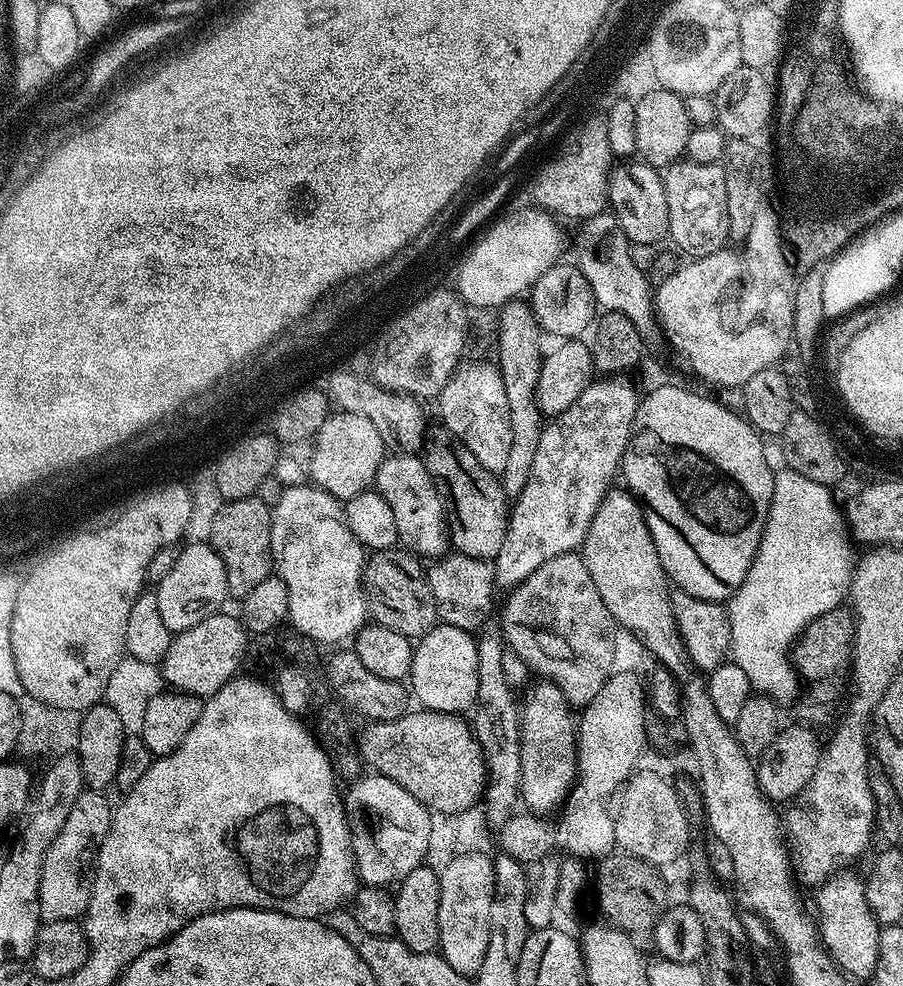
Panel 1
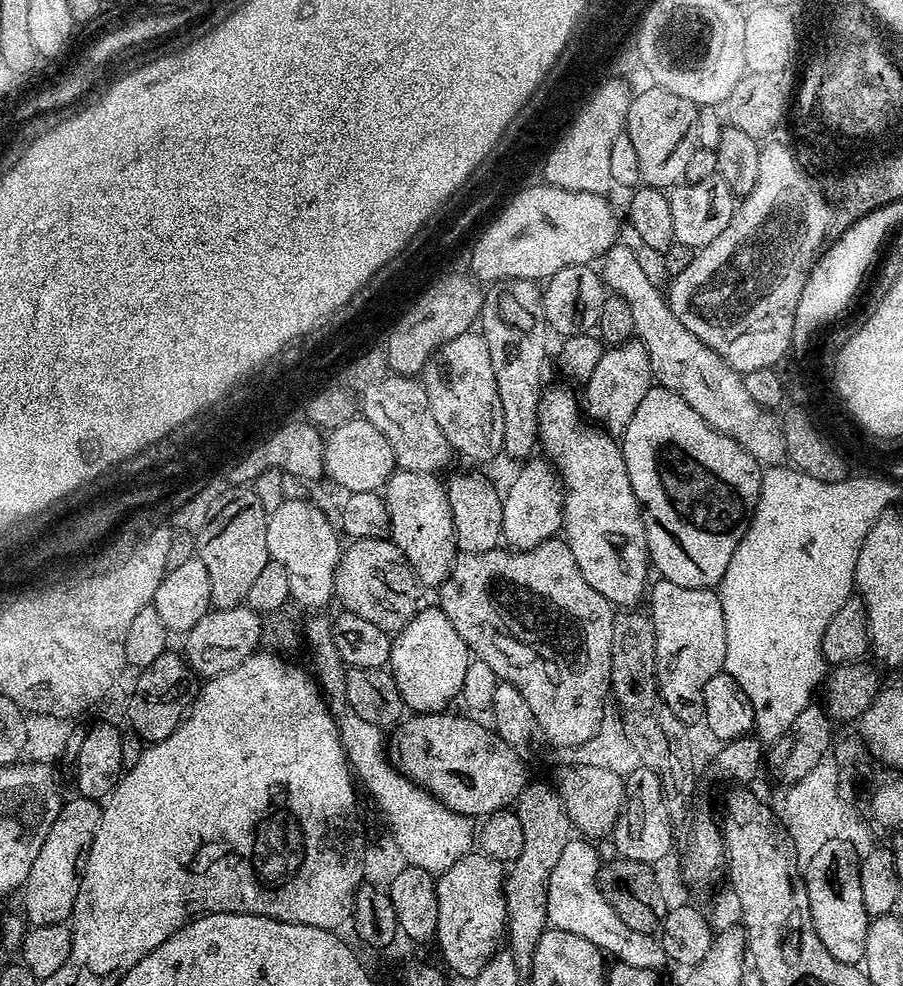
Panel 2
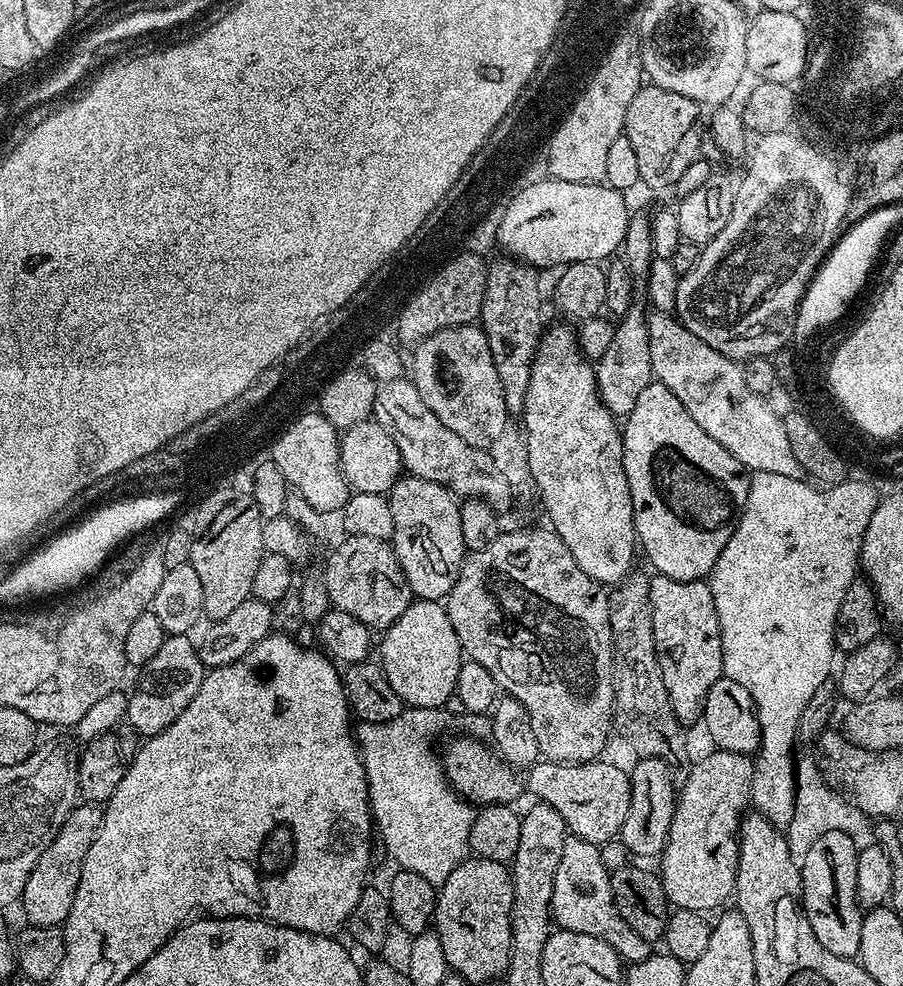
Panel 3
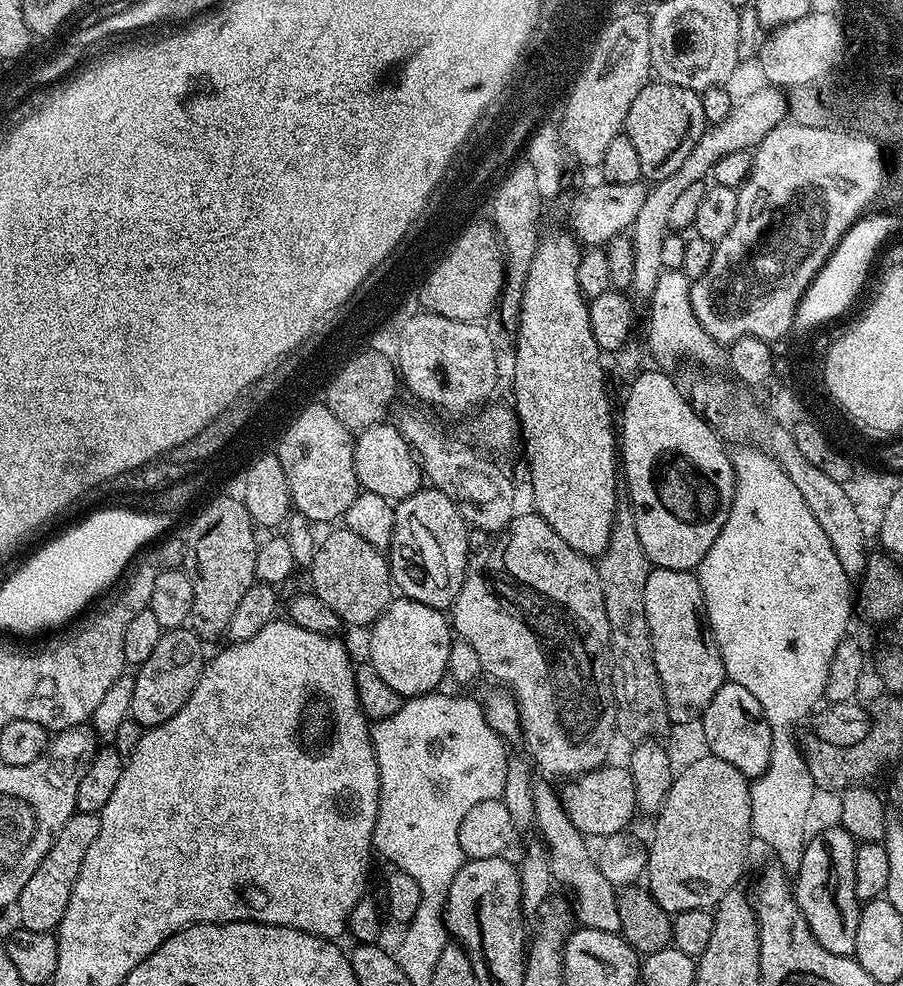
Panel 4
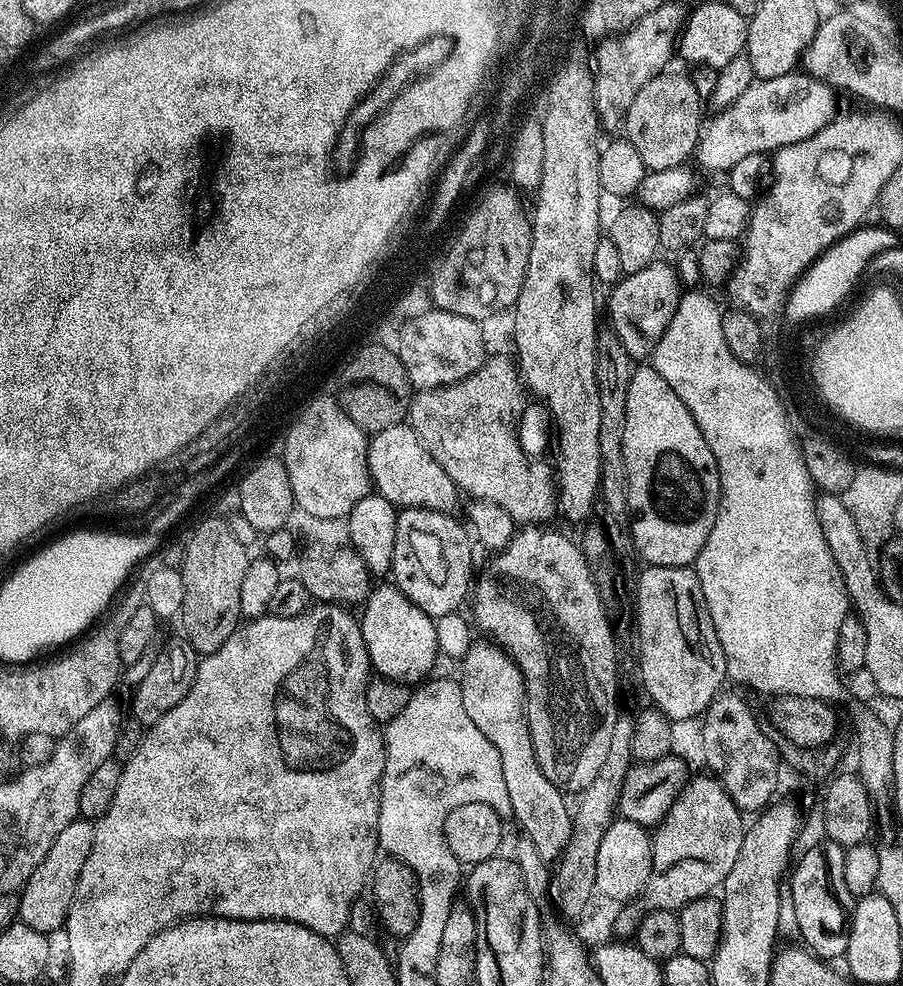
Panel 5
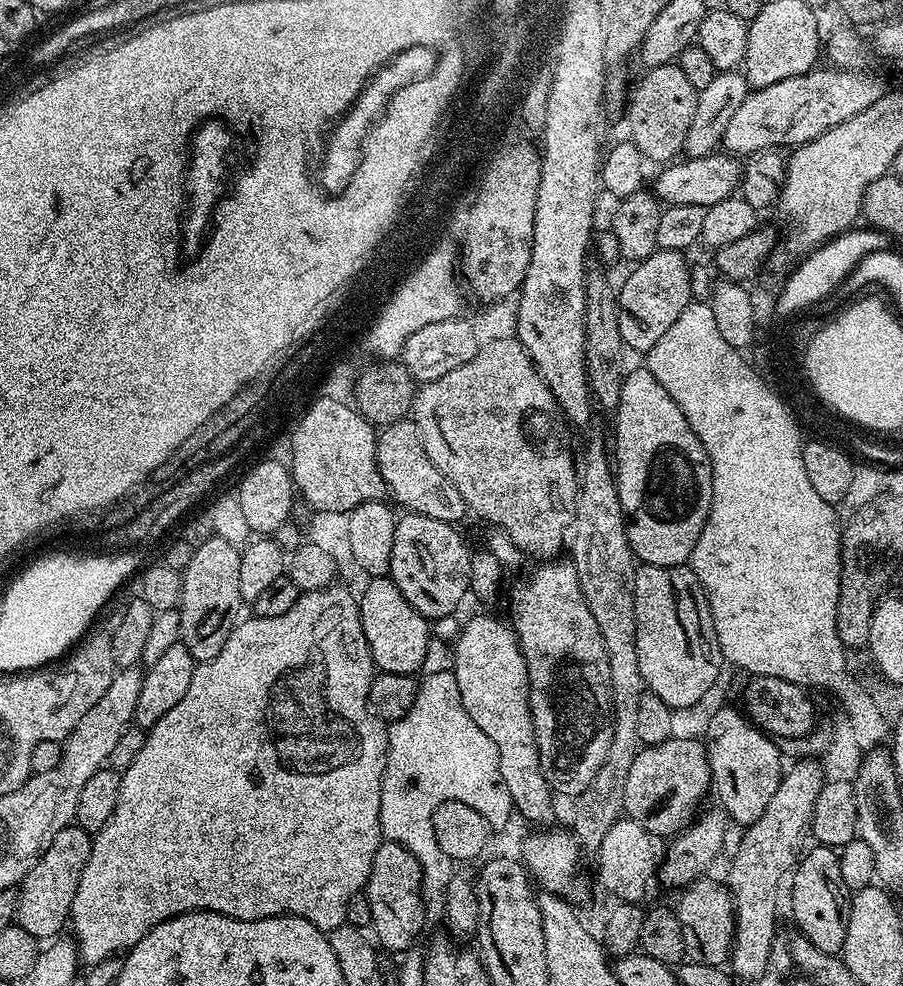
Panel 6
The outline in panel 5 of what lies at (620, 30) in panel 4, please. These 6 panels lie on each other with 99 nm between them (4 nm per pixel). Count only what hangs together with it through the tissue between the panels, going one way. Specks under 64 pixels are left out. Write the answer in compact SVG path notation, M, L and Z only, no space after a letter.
M666 2L658 6L658 10L650 10L650 14L642 17L637 24L631 24L619 35L609 35L608 40L602 42L604 48L596 49L594 66L600 71L600 76L597 77L597 100L610 130L619 129L623 125L624 115L630 110L630 102L634 102L638 90L642 90L650 78L659 76L669 67L668 59L674 56L678 33L685 18L685 9Z

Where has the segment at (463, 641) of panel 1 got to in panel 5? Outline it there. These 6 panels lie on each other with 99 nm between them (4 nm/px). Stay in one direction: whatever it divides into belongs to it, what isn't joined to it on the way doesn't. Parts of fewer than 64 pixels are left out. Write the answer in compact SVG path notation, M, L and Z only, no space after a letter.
M392 582L377 583L364 601L362 611L364 613L358 616L360 629L366 642L368 662L375 675L397 680L400 684L419 685L429 675L439 653L435 619L406 598L406 594Z

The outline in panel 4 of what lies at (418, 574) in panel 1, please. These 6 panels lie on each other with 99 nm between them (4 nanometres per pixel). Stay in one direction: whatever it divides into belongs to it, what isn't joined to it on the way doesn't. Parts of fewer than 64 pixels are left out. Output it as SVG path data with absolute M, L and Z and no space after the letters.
M347 526L319 541L310 565L312 571L311 591L345 624L367 629L376 623L394 599L394 585L390 560L381 549L370 546L358 538Z

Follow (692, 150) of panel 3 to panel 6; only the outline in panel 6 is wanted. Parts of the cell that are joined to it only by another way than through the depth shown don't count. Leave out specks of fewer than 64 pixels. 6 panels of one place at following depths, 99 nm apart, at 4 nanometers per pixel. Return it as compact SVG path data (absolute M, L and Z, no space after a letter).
M676 62L649 68L643 74L645 76L637 82L633 92L631 89L626 100L627 135L638 146L645 161L657 160L657 165L664 166L681 155L683 139L694 117L697 90L690 86Z

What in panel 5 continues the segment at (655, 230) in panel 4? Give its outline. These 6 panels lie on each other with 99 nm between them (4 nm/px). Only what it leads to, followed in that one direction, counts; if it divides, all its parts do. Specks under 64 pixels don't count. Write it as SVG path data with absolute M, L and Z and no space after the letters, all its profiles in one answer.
M793 70L785 76L769 80L757 79L741 97L718 111L720 113L709 124L707 121L703 125L700 141L696 144L694 160L697 160L708 172L727 174L735 163L741 161L742 158L749 157L750 154L755 152L772 154L777 148L785 148L794 142L802 142L832 123L837 115L835 95L837 96L837 93L832 85L816 80L800 70Z

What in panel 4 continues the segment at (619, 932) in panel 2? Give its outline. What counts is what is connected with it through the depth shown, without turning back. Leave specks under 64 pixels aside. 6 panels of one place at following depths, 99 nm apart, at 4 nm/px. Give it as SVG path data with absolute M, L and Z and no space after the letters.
M548 784L532 785L534 828L540 831L539 839L548 850L548 861L553 881L565 884L572 891L572 908L576 911L574 920L577 925L594 930L620 932L620 905L617 889L602 876L593 849L588 849L589 841L574 826L567 816L564 803L557 789Z

